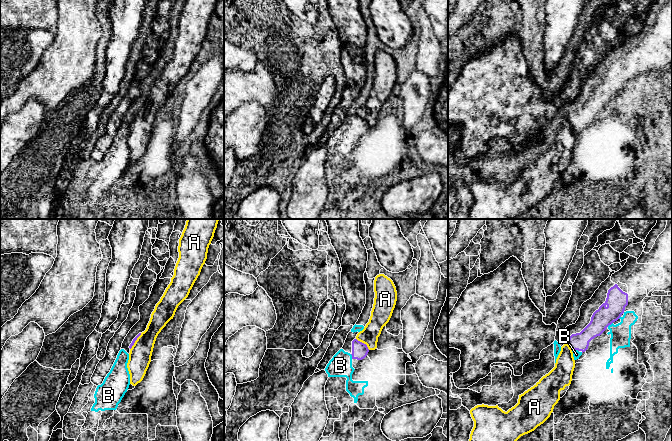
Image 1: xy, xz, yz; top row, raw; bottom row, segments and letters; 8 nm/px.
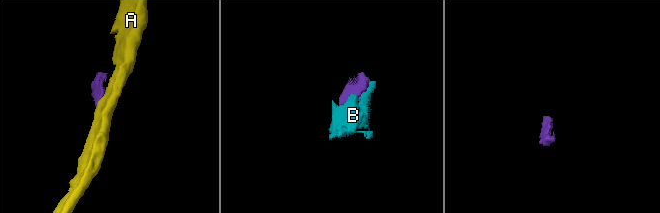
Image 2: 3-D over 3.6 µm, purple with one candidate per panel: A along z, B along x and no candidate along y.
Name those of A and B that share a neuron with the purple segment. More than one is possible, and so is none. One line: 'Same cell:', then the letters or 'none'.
Same cell: B

